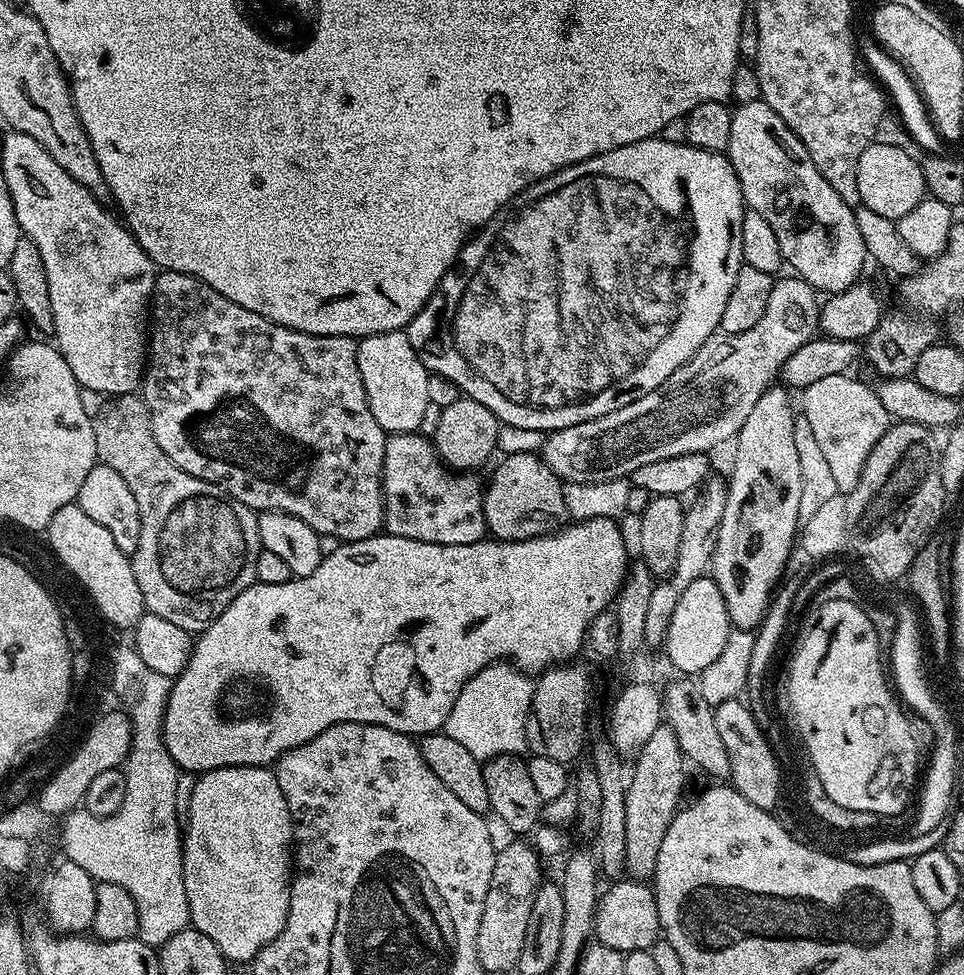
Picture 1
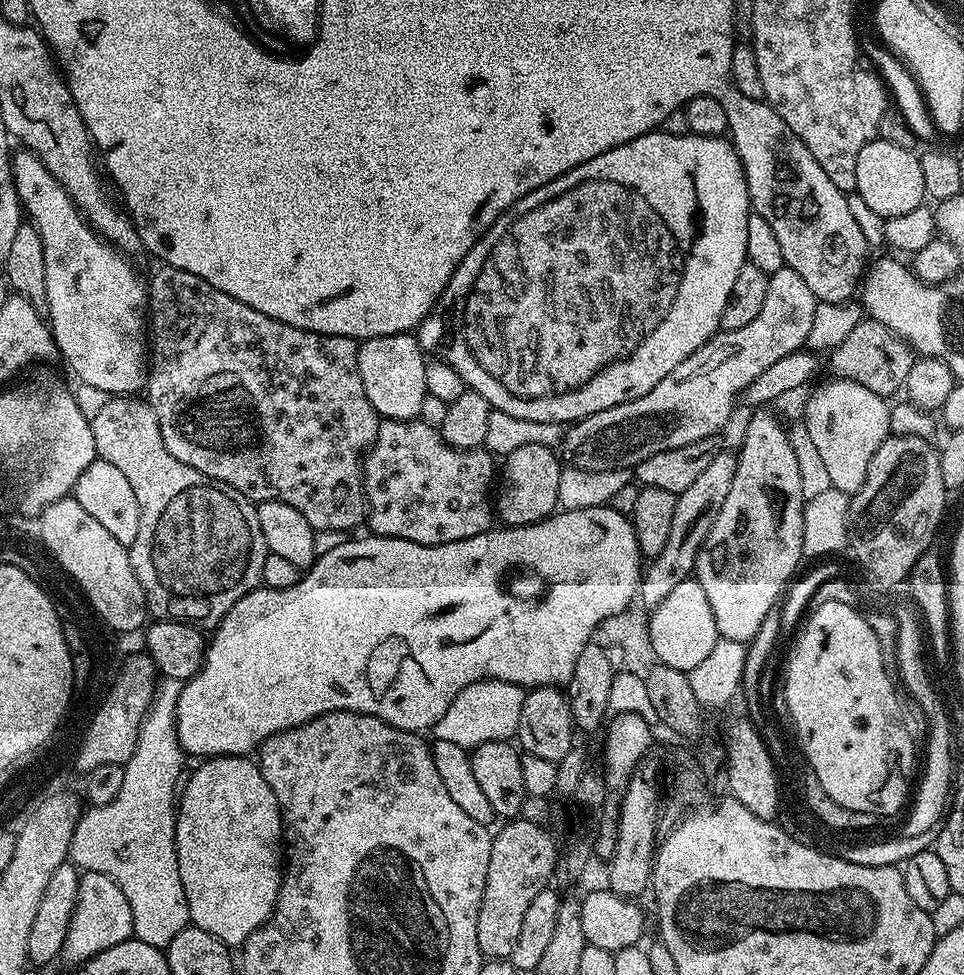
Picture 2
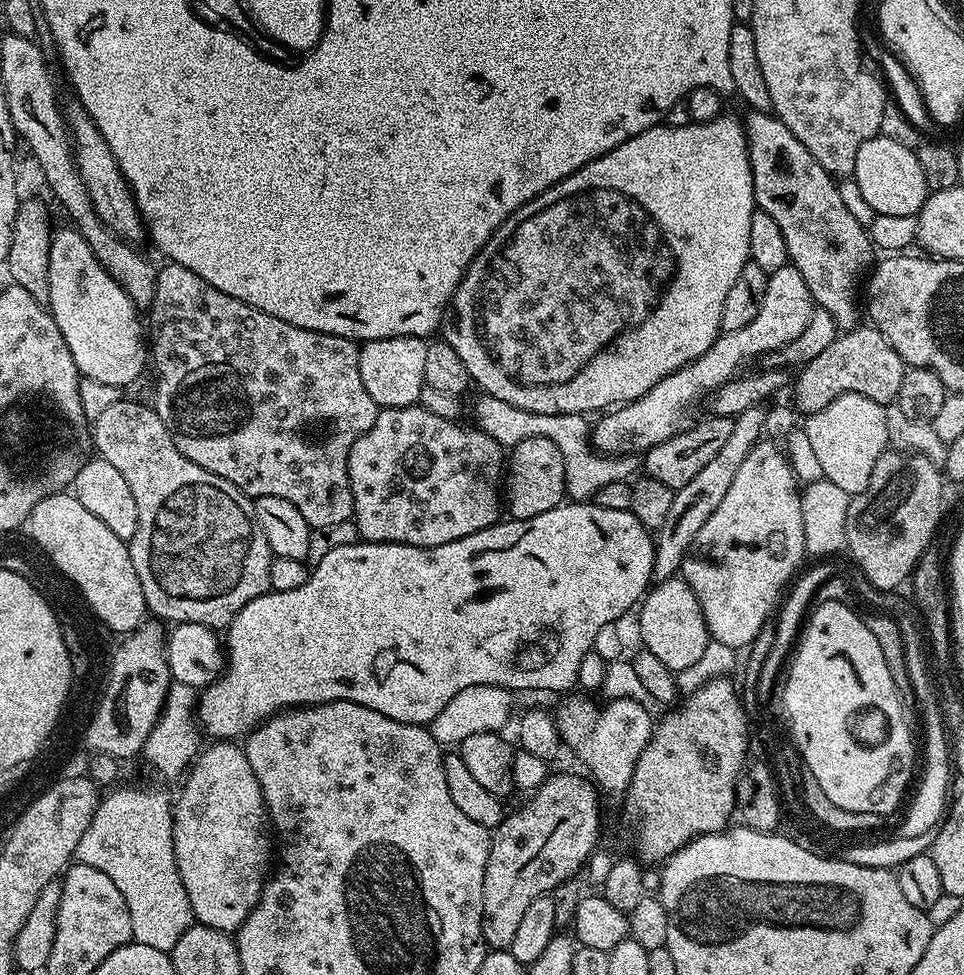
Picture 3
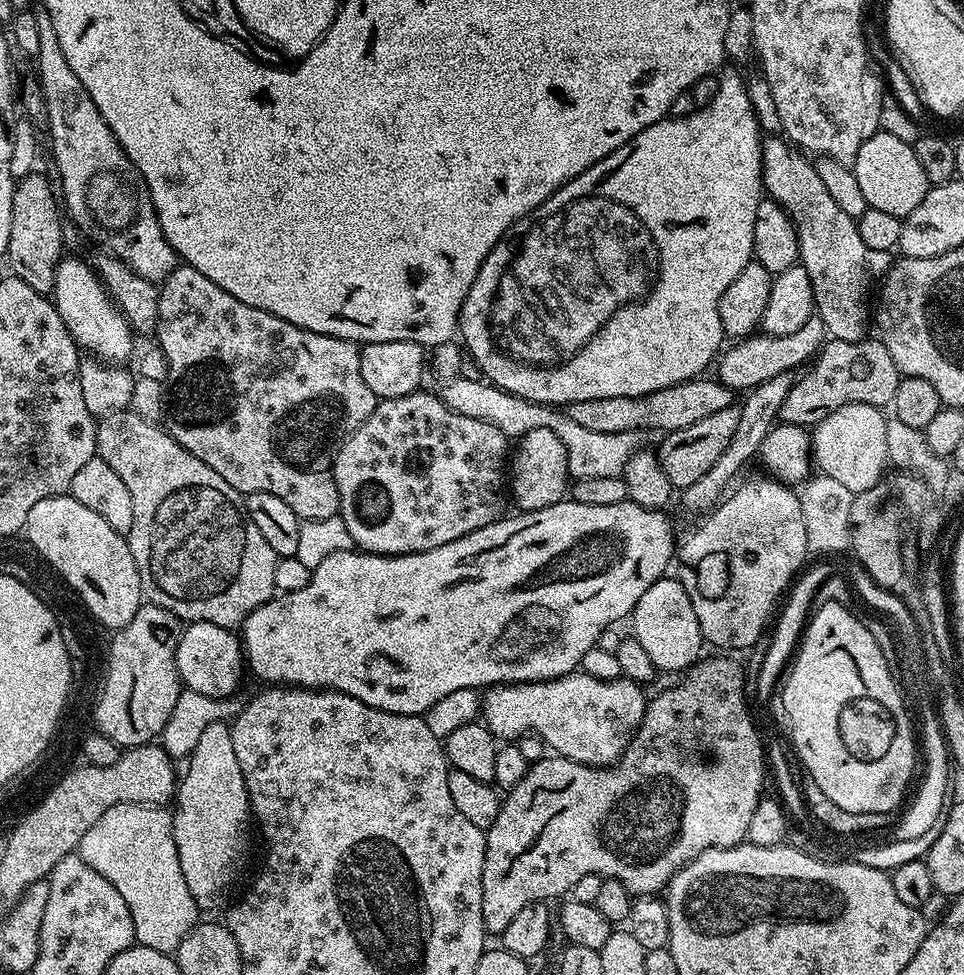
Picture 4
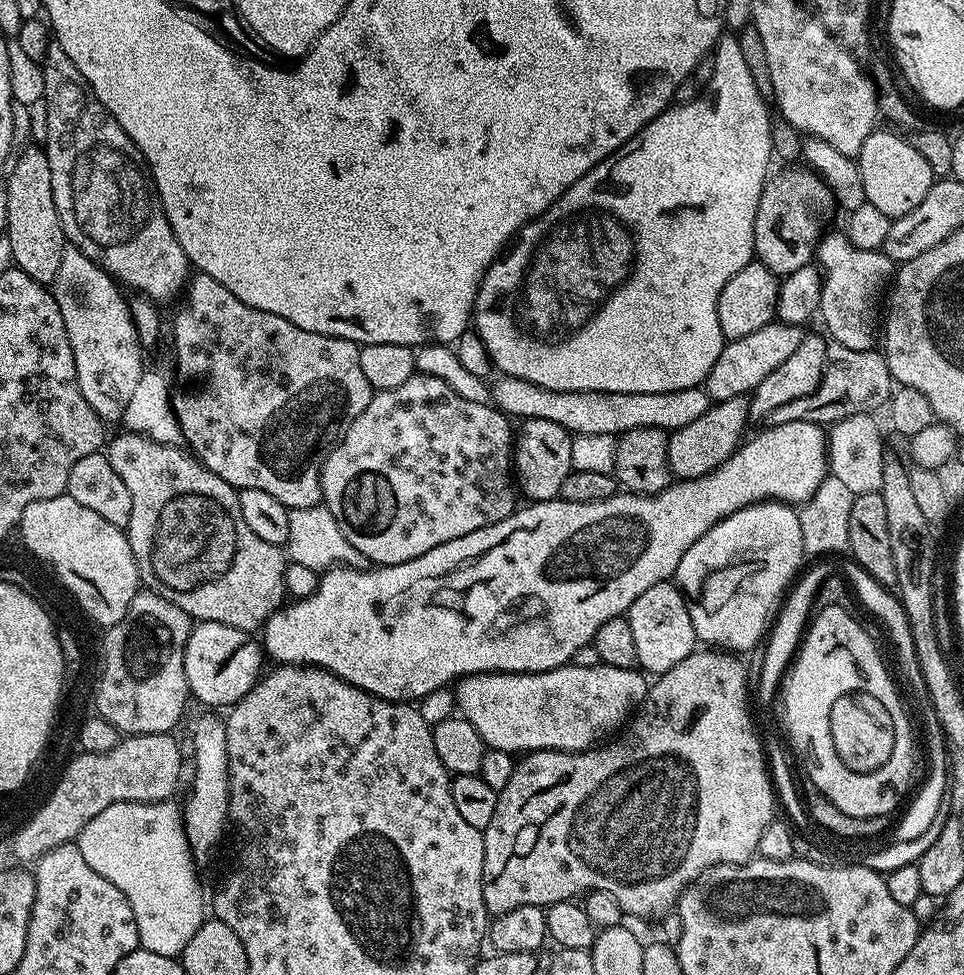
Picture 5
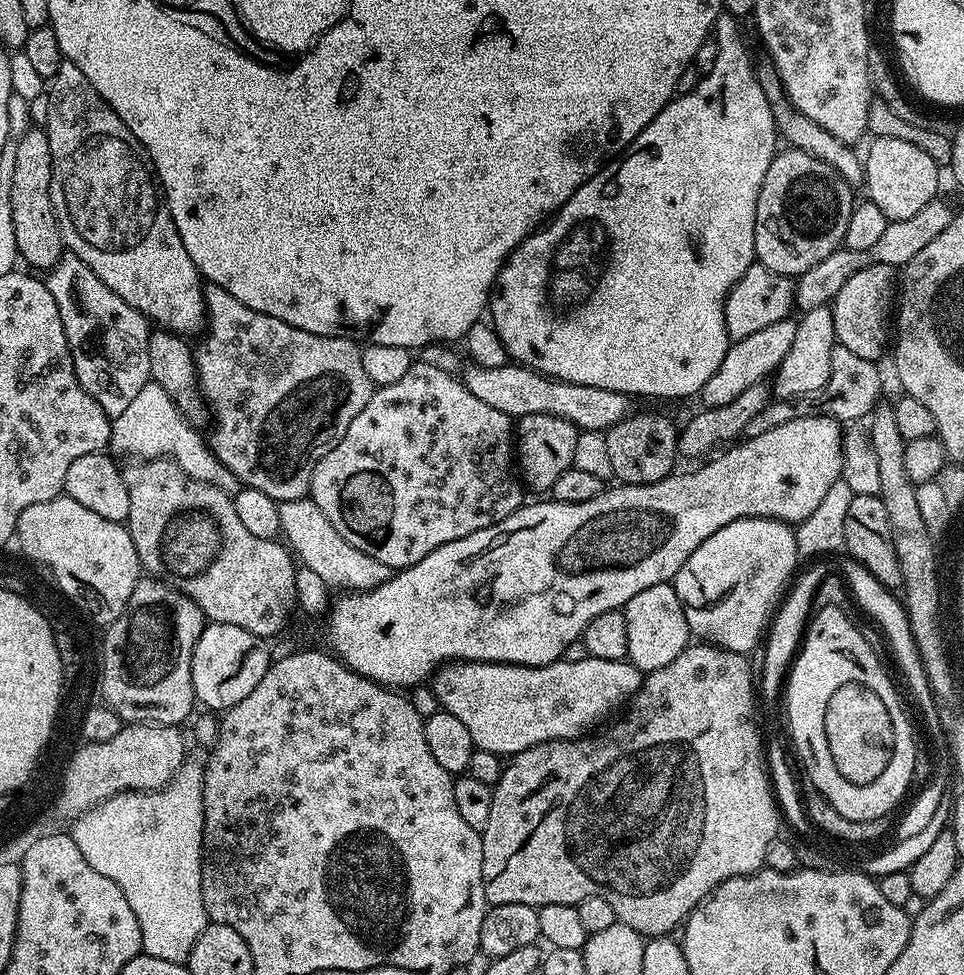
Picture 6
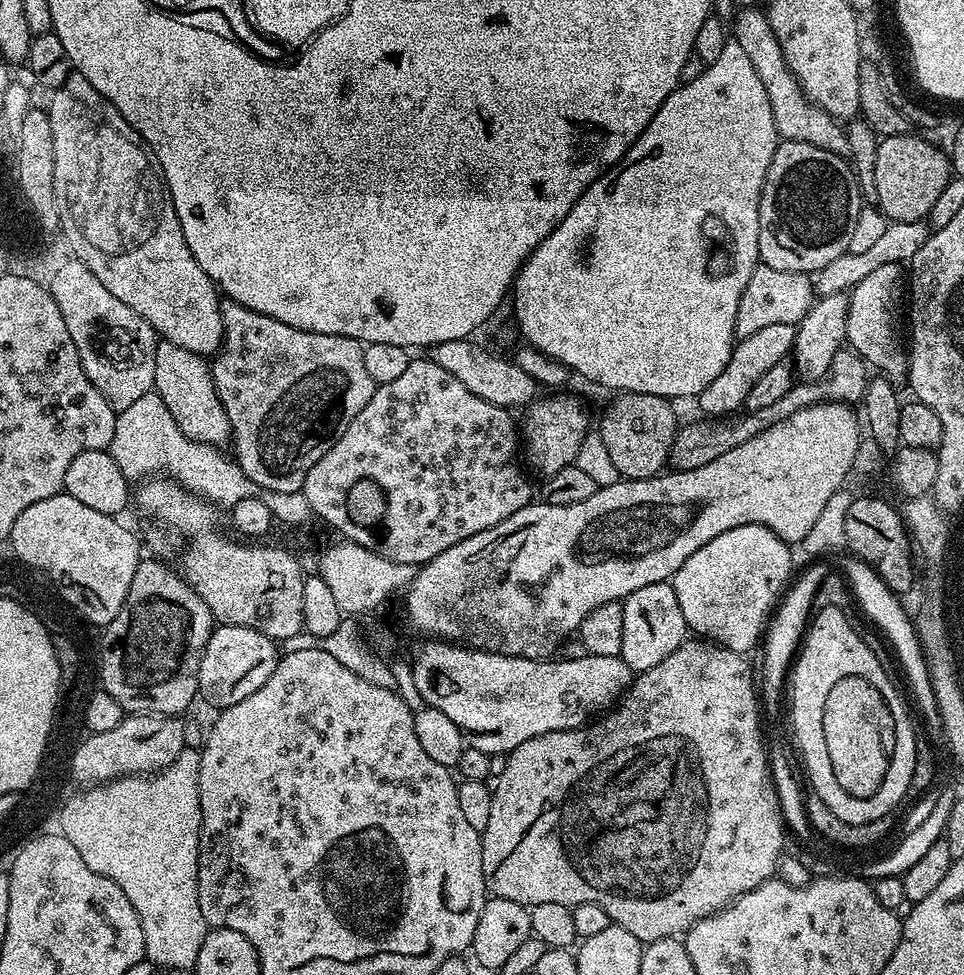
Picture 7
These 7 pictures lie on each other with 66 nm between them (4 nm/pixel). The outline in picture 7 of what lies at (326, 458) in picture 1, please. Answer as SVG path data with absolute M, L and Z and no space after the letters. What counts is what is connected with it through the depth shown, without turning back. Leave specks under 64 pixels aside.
M227 298L221 299L220 313L224 319L224 341L220 343L219 352L211 357L210 367L216 393L226 410L226 418L230 418L230 426L232 427L230 448L236 451L234 453L236 464L246 474L246 478L250 478L260 489L301 491L310 466L314 466L314 462L318 462L318 458L322 458L322 454L326 454L326 450L330 450L330 446L334 446L334 442L338 442L338 438L342 438L342 434L346 434L346 426L350 426L350 422L354 422L358 410L362 410L362 406L366 406L366 402L370 402L370 398L376 393L378 385L370 378L370 373L366 371L366 365L362 359L364 345L354 338L335 336L334 334L318 334L317 332L298 330L294 326L286 326L286 322L278 322L266 314L258 314Z

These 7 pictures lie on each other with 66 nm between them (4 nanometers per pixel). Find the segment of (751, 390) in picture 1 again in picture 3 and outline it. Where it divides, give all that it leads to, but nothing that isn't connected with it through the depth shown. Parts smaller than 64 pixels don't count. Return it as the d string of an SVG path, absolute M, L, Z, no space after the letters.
M789 262L778 270L769 272L762 306L748 325L742 326L742 330L721 332L710 350L706 350L706 354L674 374L662 378L662 382L658 382L642 398L619 405L615 410L605 411L599 417L601 420L591 429L592 447L605 456L644 454L649 448L674 438L692 420L690 418L694 404L700 399L701 403L715 388L721 388L726 381L733 379L743 369L740 367L750 363L755 356L767 357L768 353L794 342L794 338L806 330L809 315L810 297L806 278L798 274L796 267Z

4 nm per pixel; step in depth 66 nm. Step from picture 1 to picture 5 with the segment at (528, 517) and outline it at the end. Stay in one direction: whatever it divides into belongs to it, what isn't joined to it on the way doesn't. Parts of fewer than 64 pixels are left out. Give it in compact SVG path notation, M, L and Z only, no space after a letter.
M530 418L519 425L514 436L514 480L519 491L524 492L532 502L541 500L554 500L560 496L562 484L573 472L570 450L572 449L572 433L567 432L558 422L550 422L546 418Z

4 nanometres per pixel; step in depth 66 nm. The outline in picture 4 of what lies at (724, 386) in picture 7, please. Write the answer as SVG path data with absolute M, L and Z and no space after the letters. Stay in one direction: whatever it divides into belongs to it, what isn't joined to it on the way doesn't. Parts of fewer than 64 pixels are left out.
M814 314L800 329L794 330L794 334L785 336L753 334L737 339L733 343L736 344L733 348L725 347L723 349L722 355L715 365L715 368L717 367L715 375L720 383L731 388L733 393L744 394L758 387L762 382L767 382L769 378L776 377L777 374L795 373L799 364L807 365L821 351L825 340L824 323L819 316Z

